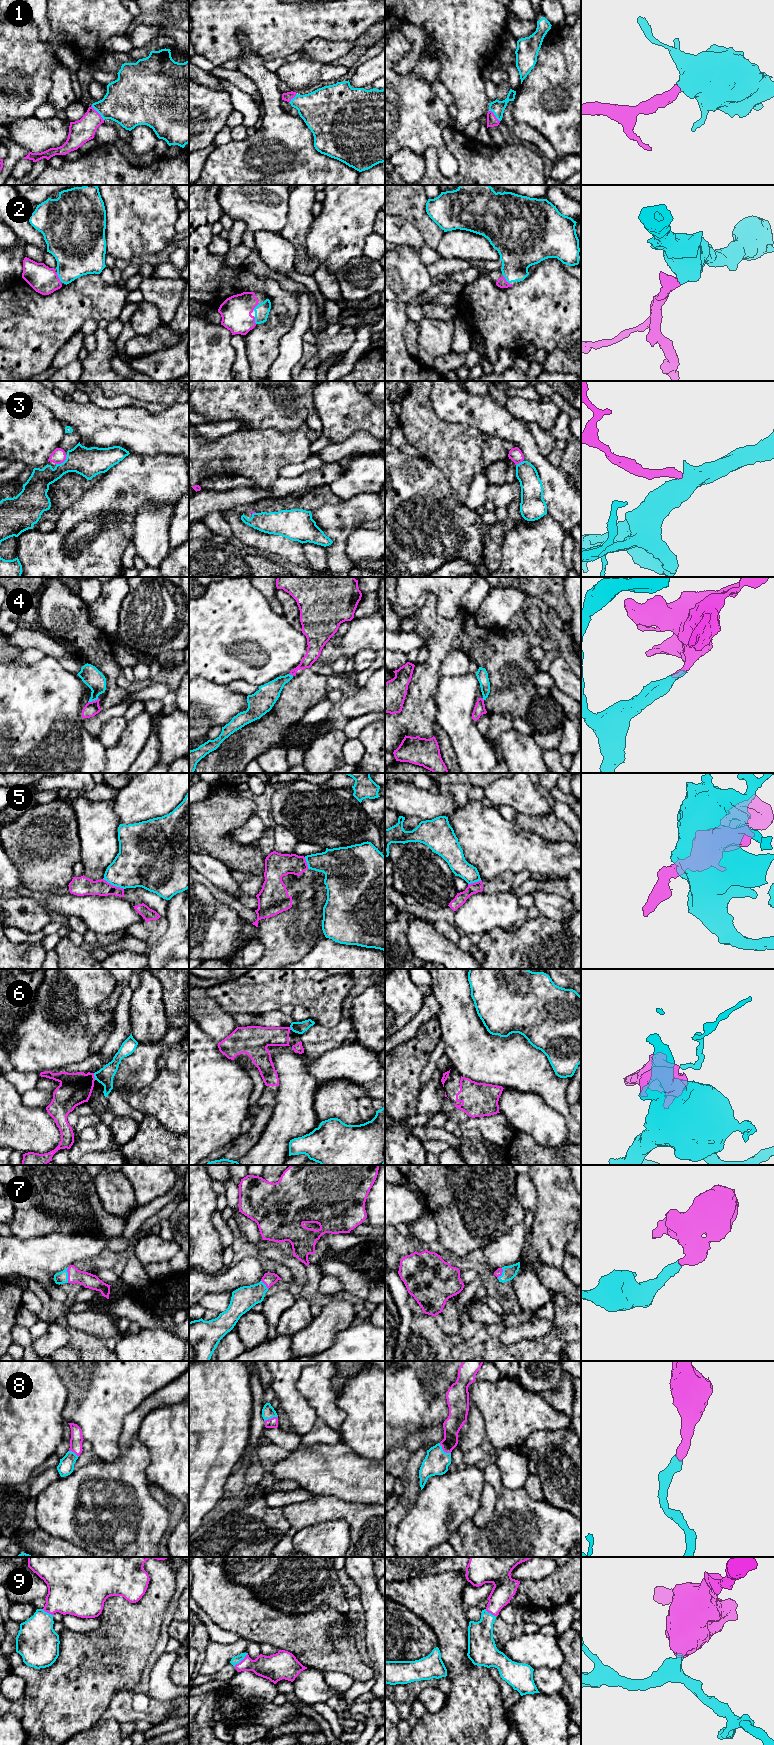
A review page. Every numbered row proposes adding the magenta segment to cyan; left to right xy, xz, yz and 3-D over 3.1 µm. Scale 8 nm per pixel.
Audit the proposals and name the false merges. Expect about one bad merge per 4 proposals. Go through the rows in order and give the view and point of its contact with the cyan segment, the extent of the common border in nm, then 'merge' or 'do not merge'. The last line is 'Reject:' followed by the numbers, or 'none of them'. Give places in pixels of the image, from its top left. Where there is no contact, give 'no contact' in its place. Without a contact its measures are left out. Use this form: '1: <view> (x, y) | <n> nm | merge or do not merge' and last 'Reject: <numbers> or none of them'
1: xy (98, 112) | 160 nm | merge
2: xy (58, 276) | 80 nm | merge
3: xy (61, 463) | 110 nm | merge
4: xy (92, 700) | 90 nm | merge
5: xy (113, 885) | 190 nm | do not merge
6: xy (94, 1076) | 60 nm | do not merge
7: xy (67, 1275) | 130 nm | merge
8: yz (442, 1450) | 130 nm | merge
9: xz (241, 1659) | 160 nm | merge
Reject: 5, 6

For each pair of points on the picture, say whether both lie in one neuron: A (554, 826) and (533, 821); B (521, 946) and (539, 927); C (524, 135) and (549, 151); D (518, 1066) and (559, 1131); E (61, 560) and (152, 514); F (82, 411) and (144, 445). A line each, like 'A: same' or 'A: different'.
A: same
B: same
C: same
D: different
E: different
F: same

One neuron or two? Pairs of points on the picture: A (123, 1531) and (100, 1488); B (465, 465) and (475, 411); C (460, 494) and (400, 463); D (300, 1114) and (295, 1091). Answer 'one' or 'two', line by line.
A: one
B: two
C: two
D: one

